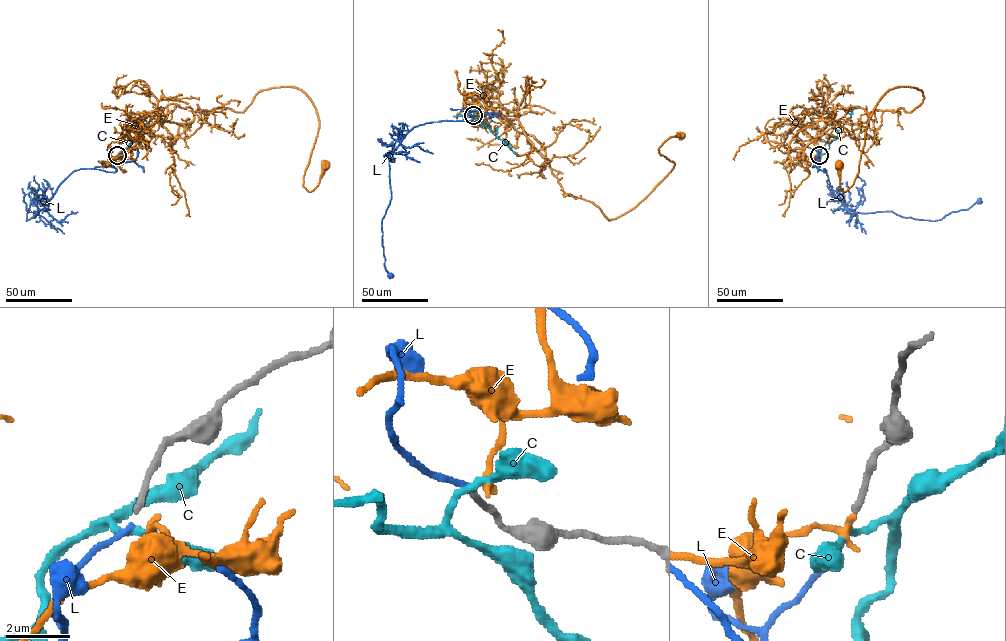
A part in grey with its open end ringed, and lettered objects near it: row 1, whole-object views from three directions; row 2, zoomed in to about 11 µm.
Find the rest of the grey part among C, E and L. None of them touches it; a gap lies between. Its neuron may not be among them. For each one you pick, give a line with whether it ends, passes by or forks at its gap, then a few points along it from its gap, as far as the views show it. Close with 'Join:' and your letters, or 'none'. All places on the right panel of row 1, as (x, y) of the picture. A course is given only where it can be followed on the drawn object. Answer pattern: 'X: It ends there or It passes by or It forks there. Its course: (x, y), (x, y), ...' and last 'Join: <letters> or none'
L: It ends there. Its course: (819, 156), (814, 166), (825, 169), (835, 195), (855, 212), (893, 212), (933, 220), (967, 210), (978, 200)
Join: L

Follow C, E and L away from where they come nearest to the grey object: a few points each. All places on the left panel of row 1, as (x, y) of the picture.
C: (117, 156), (145, 130), (154, 110), (162, 107)
E: (118, 156), (168, 105), (243, 111), (258, 92), (295, 86), (318, 119), (303, 176), (309, 191), (324, 164)
L: (117, 156), (111, 166), (114, 172), (73, 171), (42, 209), (26, 220), (35, 200)

